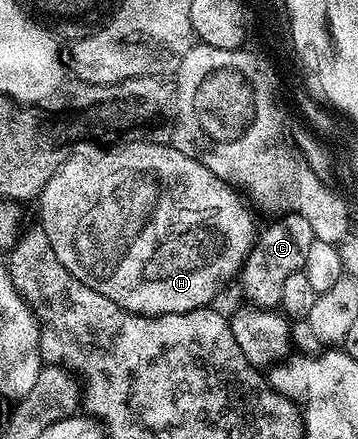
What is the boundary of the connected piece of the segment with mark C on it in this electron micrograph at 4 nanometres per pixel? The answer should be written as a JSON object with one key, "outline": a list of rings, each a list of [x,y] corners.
{"outline":[[[289,213],[283,219],[261,228],[252,248],[240,268],[242,291],[249,302],[263,309],[274,309],[284,297],[284,284],[291,273],[303,270],[308,261],[308,248],[314,240],[314,230],[308,217],[297,213]]]}

